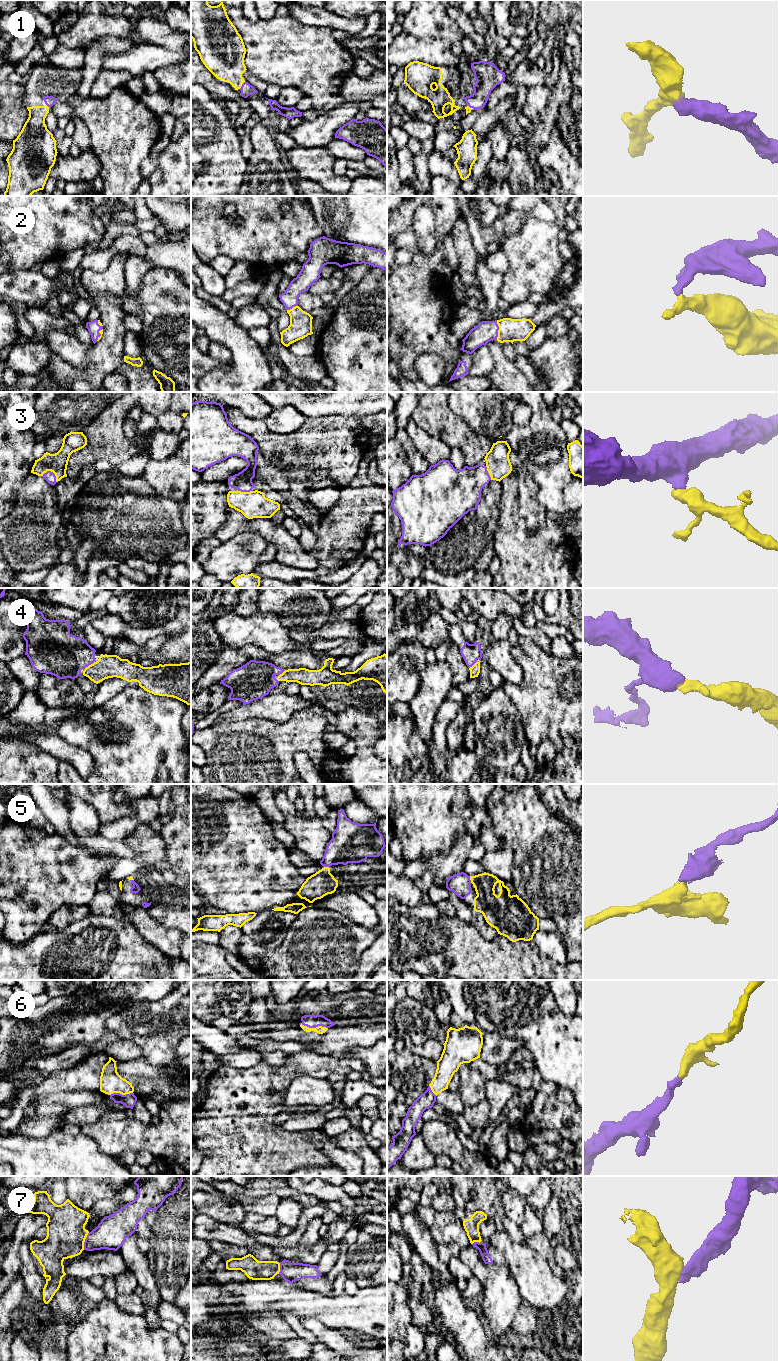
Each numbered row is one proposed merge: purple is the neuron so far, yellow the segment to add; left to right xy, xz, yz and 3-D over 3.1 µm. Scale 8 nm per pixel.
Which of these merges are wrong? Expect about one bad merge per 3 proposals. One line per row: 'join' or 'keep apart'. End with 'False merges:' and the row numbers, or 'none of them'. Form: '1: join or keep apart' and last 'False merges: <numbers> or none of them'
1: join
2: join
3: join
4: join
5: join
6: join
7: keep apart
False merges: 7

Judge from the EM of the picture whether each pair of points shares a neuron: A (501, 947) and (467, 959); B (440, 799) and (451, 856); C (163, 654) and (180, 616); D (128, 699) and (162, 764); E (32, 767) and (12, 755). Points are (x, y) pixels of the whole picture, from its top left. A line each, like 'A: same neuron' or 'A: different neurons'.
A: same neuron
B: different neurons
C: same neuron
D: same neuron
E: same neuron

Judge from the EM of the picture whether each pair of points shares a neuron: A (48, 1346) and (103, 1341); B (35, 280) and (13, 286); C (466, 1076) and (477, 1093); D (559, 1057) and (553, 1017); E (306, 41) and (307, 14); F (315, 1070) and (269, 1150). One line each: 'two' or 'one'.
A: two
B: one
C: one
D: one
E: two
F: one

